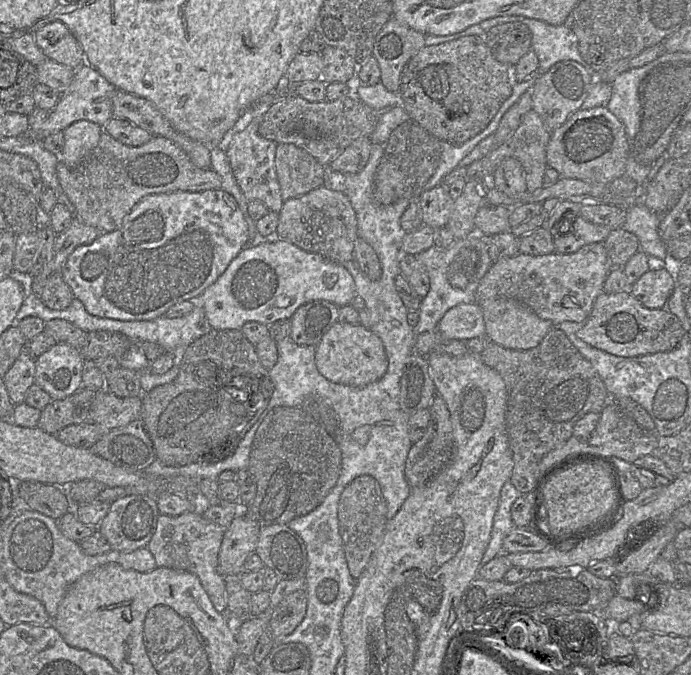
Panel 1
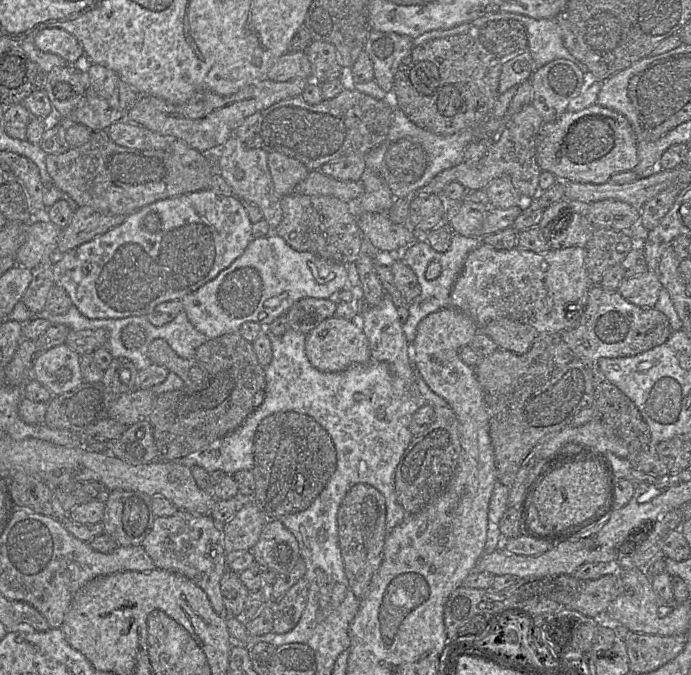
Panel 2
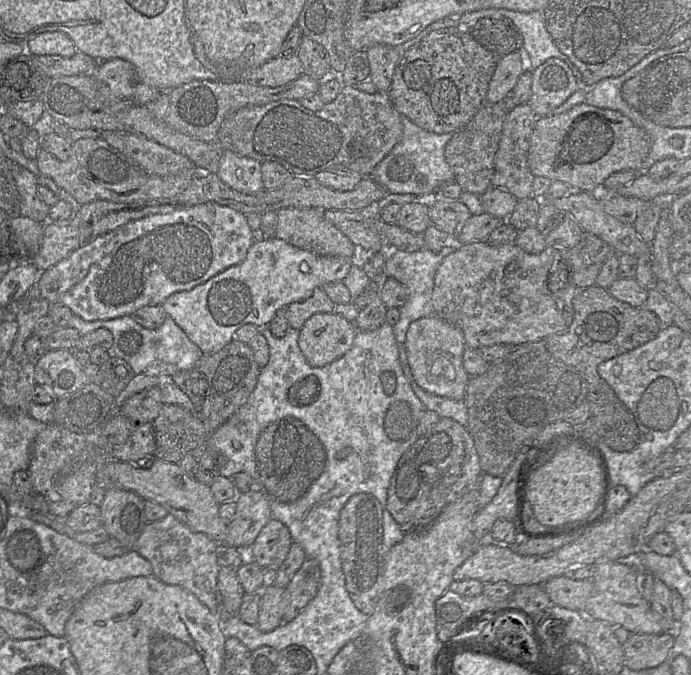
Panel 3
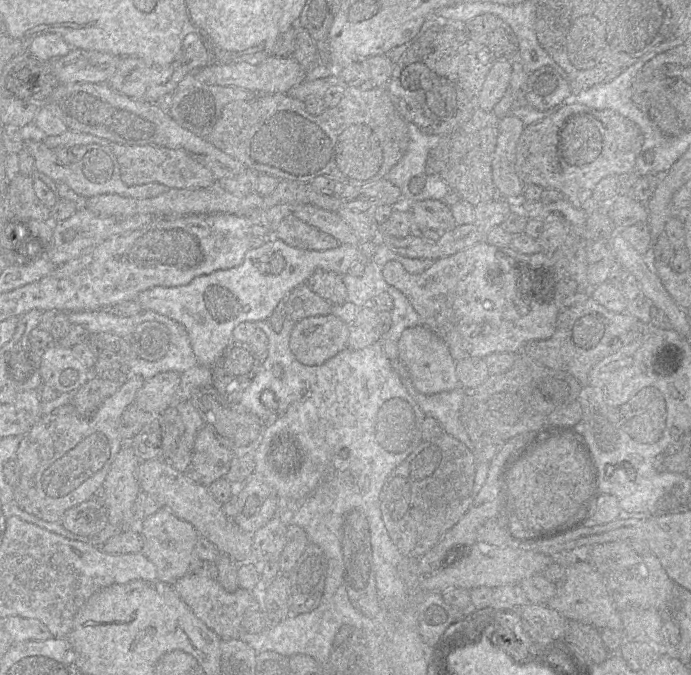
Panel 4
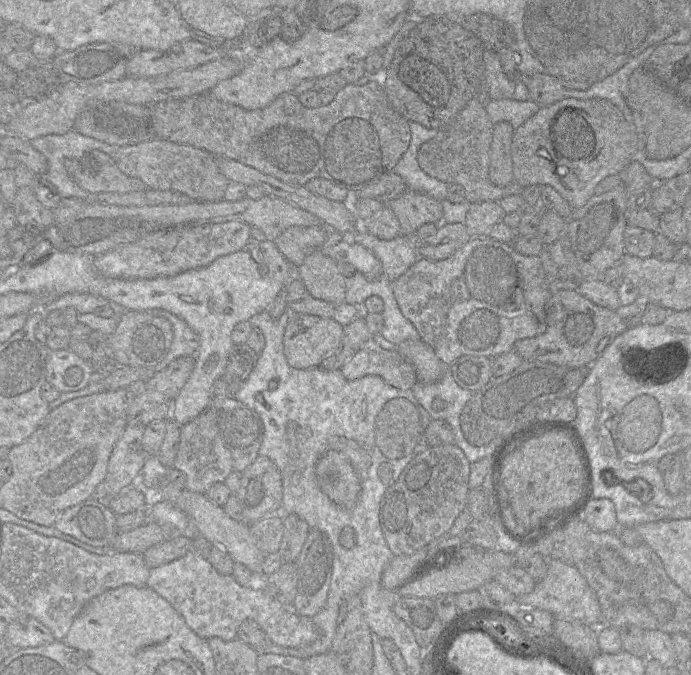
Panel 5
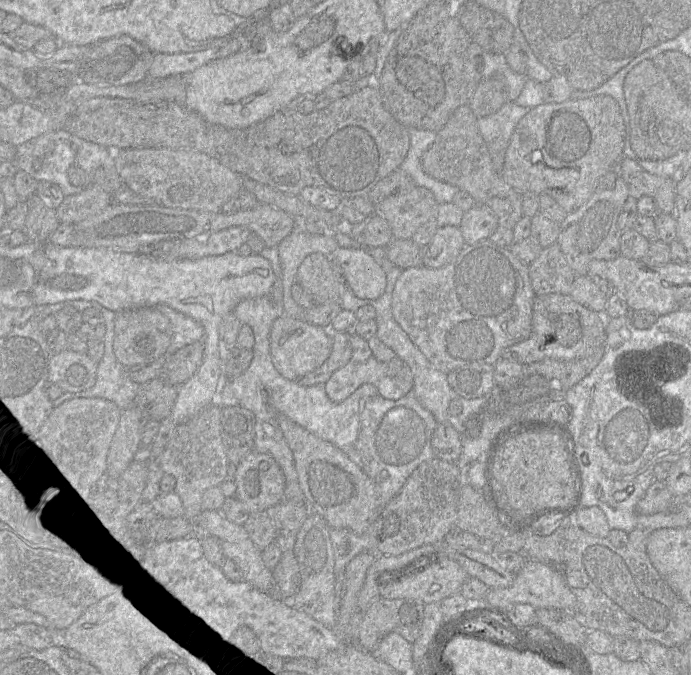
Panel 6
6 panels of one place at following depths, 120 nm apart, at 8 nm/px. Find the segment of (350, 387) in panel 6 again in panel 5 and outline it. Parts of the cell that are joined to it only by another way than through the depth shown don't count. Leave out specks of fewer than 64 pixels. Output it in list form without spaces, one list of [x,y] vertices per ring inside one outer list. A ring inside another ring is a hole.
[[[372,339],[367,341],[361,349],[350,358],[340,369],[347,380],[357,380],[373,375],[382,378],[388,385],[403,391],[411,390],[418,382],[414,367],[405,361],[400,354],[380,348]]]

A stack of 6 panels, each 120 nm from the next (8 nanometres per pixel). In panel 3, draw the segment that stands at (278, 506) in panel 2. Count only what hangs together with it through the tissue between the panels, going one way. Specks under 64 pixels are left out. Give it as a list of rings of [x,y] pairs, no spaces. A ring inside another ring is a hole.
[[[284,418],[267,426],[259,436],[255,447],[257,469],[261,485],[268,496],[280,503],[294,503],[303,497],[321,476],[325,466],[326,440],[317,439],[302,422]]]

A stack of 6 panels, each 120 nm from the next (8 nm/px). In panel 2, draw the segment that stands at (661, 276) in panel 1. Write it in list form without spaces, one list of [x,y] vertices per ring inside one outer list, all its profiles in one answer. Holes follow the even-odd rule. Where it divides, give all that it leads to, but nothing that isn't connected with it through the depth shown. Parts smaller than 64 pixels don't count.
[[[646,270],[638,276],[624,278],[617,291],[632,304],[653,308],[662,288],[656,271]]]

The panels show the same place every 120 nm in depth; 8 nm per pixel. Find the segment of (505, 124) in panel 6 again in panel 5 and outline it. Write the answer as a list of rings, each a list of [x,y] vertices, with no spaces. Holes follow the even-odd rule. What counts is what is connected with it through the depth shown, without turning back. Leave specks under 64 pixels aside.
[[[514,99],[489,100],[485,104],[487,114],[494,125],[499,122],[508,122],[514,130],[536,114],[540,107],[532,100]]]

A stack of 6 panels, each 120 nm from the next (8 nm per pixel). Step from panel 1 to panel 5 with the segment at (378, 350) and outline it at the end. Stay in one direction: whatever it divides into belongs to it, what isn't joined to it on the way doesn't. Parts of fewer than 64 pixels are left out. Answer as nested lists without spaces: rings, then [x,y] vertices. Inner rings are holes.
[[[291,314],[283,335],[287,363],[300,370],[318,367],[338,348],[343,331],[333,318]]]

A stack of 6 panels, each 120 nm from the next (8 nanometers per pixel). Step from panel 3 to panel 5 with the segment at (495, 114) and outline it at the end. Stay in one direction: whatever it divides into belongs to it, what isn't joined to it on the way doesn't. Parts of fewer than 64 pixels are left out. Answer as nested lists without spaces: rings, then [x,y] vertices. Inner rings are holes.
[[[483,87],[476,98],[418,150],[417,160],[420,168],[427,175],[446,184],[460,185],[465,191],[465,201],[469,204],[499,202],[503,198],[516,195],[522,197],[523,192],[523,188],[515,183],[498,187],[489,180],[490,145],[494,124],[485,109],[487,101],[487,92]]]

